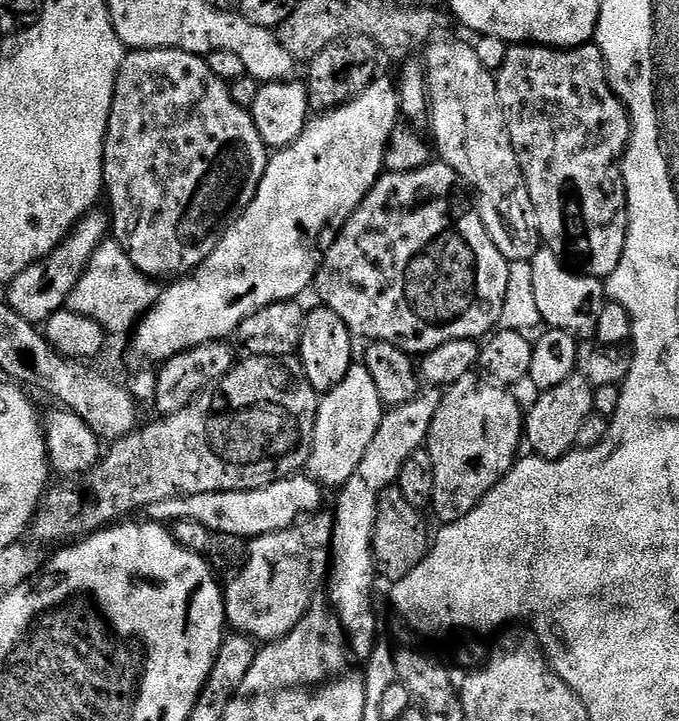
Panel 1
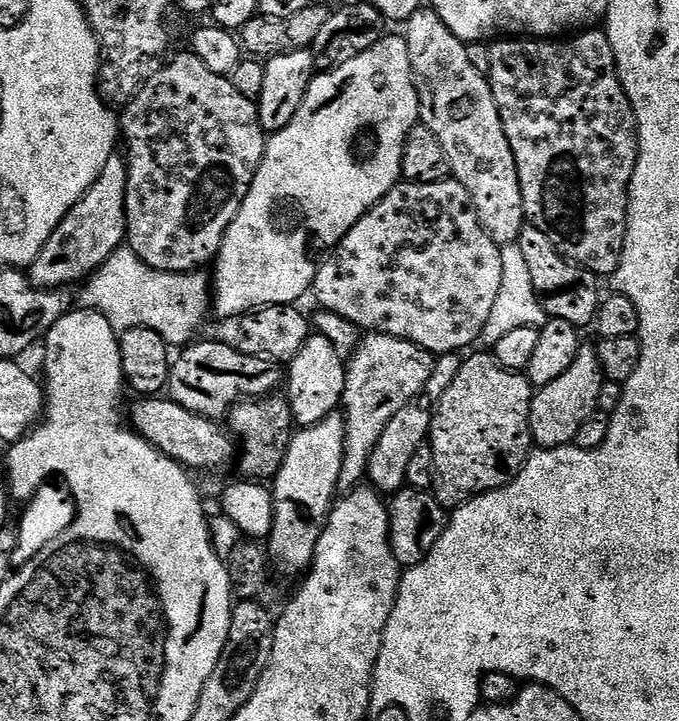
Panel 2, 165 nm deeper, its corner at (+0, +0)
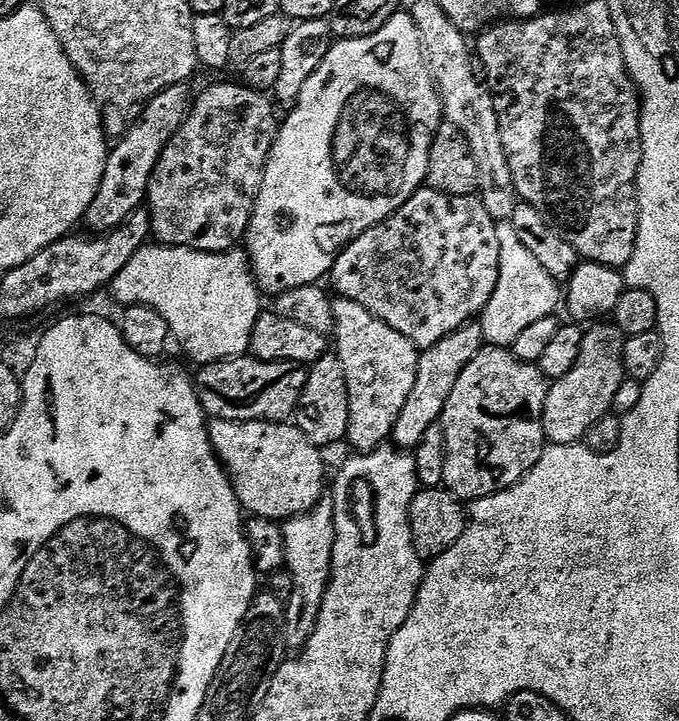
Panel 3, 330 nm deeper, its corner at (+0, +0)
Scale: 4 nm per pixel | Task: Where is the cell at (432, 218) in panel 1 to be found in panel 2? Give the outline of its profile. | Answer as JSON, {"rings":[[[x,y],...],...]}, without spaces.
{"rings":[[[449,178],[429,184],[395,184],[345,236],[339,237],[338,243],[340,245],[329,254],[328,261],[317,267],[316,280],[311,286],[311,291],[314,296],[316,292],[316,300],[323,311],[342,314],[342,318],[354,322],[365,333],[397,336],[400,340],[408,340],[433,354],[456,354],[461,351],[459,348],[468,348],[480,340],[486,318],[490,318],[490,310],[494,310],[494,302],[498,299],[498,290],[502,286],[501,245],[495,244],[482,226],[470,194],[459,180]]]}

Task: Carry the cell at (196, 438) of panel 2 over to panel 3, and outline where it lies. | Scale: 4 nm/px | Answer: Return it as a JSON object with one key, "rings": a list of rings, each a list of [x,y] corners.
{"rings":[[[213,419],[208,424],[208,436],[212,440],[212,448],[216,452],[216,458],[220,465],[224,468],[224,473],[232,482],[232,488],[236,491],[236,501],[240,503],[241,509],[248,516],[257,516],[258,518],[270,518],[277,522],[293,520],[295,516],[301,516],[303,512],[310,512],[321,500],[326,496],[326,484],[324,488],[324,460],[321,449],[310,442],[310,438],[306,438],[306,434],[302,434],[302,430],[296,428],[292,422],[277,422],[274,420],[218,420]]]}

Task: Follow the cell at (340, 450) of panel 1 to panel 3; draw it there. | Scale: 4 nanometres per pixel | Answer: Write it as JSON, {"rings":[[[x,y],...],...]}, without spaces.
{"rings":[[[325,498],[312,511],[303,512],[293,520],[283,521],[282,527],[286,542],[284,563],[294,582],[293,597],[286,603],[286,642],[289,649],[299,650],[308,641],[310,634],[314,634],[318,610],[322,610],[322,598],[326,594],[326,586],[332,573],[336,527],[331,499]]]}

